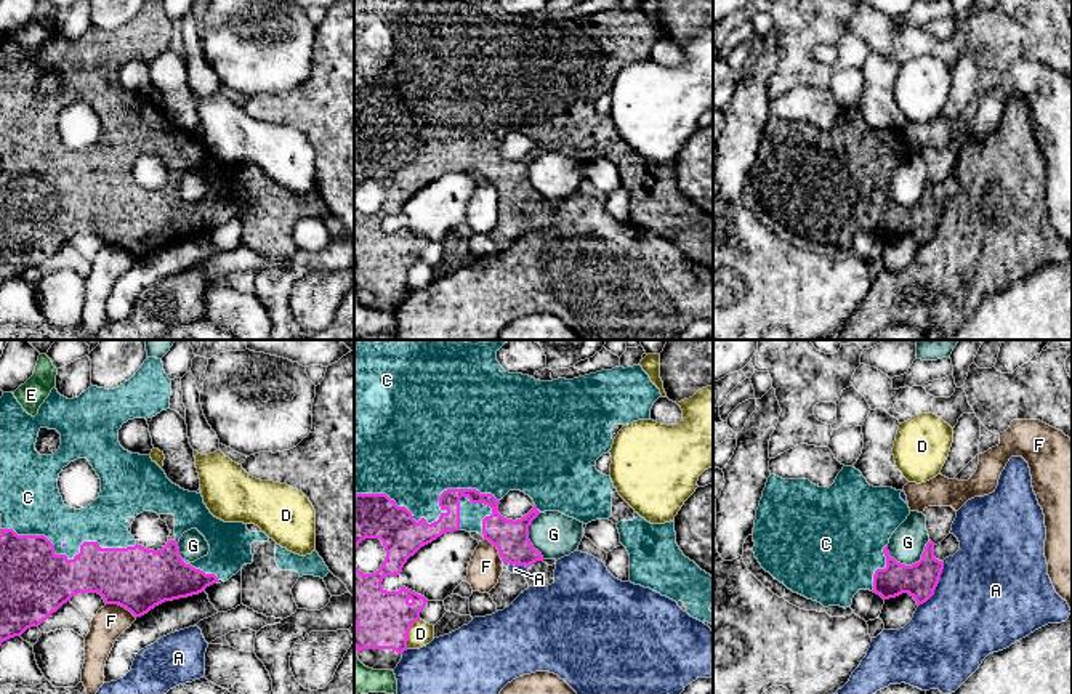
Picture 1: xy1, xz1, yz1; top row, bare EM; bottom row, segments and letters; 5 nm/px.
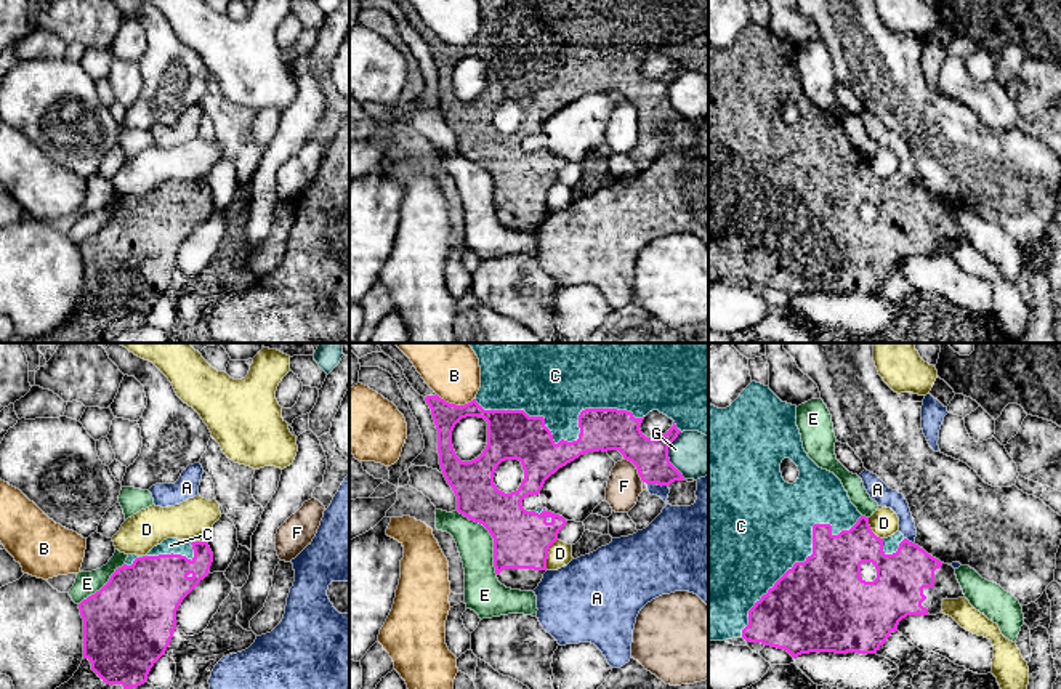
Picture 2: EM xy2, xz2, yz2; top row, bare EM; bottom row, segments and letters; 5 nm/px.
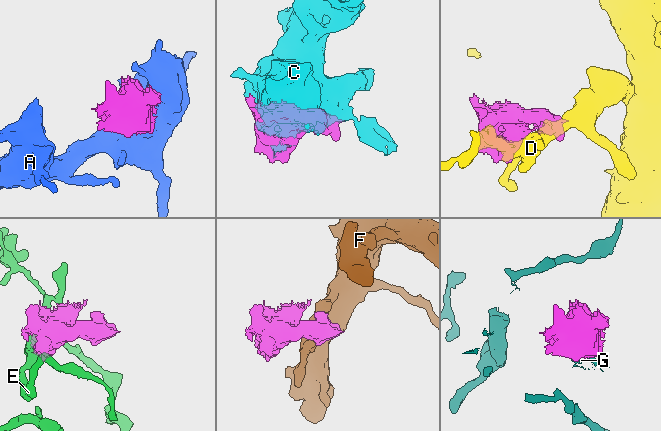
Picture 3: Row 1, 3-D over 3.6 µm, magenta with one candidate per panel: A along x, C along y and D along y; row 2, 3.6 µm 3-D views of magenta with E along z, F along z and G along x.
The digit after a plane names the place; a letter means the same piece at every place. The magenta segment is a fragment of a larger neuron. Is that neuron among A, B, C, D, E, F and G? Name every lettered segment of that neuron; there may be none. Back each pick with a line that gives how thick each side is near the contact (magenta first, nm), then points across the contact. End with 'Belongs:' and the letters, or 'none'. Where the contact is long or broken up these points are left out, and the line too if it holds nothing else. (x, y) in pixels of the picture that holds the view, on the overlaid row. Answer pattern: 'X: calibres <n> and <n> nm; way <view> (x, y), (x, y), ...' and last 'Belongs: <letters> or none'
C: calibres 240 and 320 nm
Belongs: C

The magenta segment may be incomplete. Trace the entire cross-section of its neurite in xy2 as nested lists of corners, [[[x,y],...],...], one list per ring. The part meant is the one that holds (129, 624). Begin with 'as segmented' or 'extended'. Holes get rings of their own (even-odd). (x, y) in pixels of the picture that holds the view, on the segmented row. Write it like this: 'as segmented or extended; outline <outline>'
extended; outline [[[167,538],[146,556],[128,554],[109,582],[79,604],[83,618],[83,660],[74,676],[56,689],[131,689],[144,684],[154,663],[165,654],[176,630],[183,599],[208,575],[213,553],[207,542]]]

